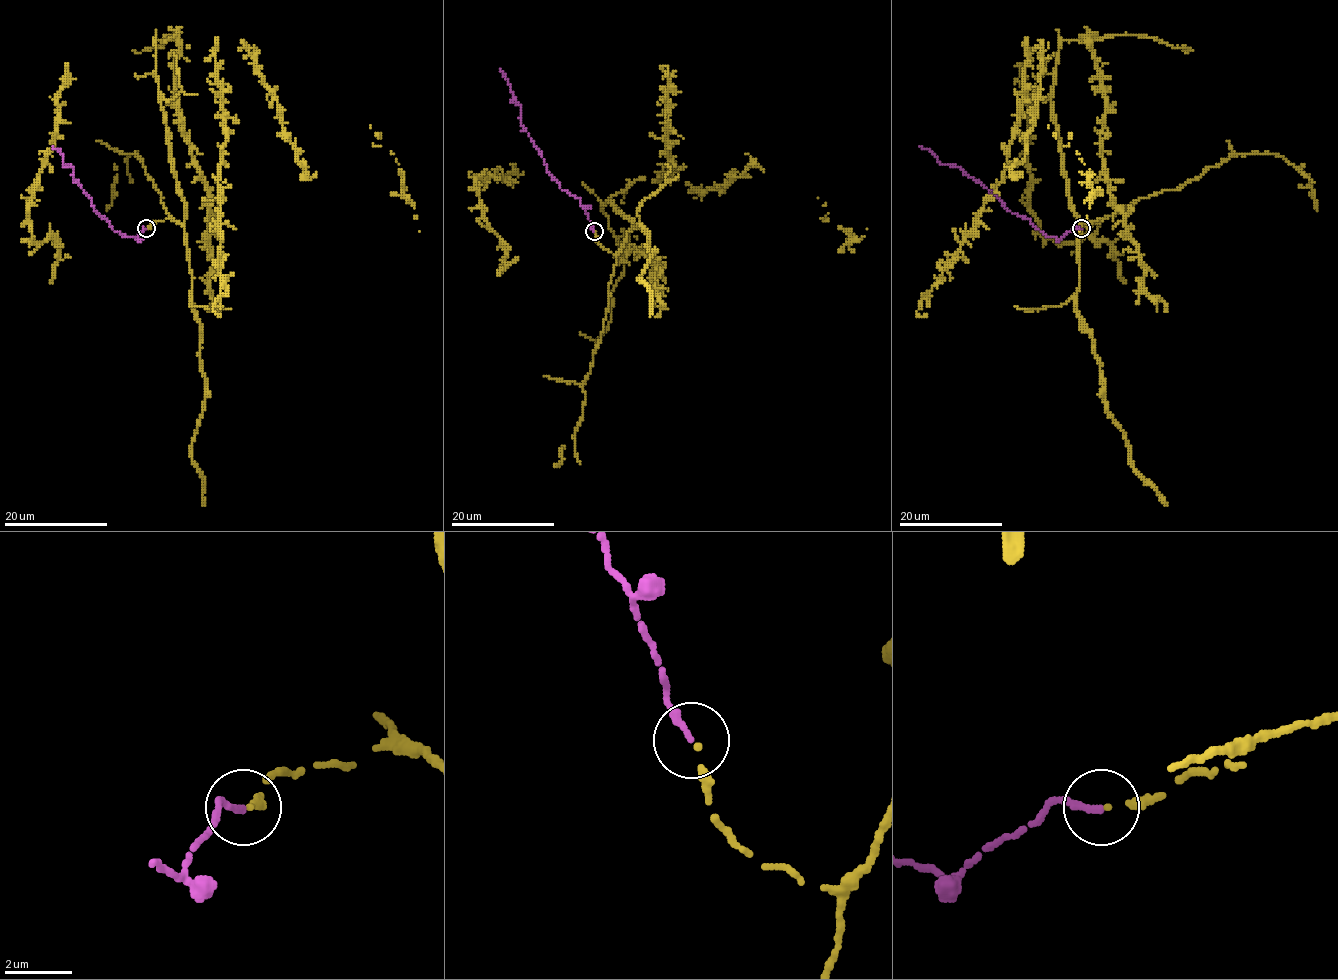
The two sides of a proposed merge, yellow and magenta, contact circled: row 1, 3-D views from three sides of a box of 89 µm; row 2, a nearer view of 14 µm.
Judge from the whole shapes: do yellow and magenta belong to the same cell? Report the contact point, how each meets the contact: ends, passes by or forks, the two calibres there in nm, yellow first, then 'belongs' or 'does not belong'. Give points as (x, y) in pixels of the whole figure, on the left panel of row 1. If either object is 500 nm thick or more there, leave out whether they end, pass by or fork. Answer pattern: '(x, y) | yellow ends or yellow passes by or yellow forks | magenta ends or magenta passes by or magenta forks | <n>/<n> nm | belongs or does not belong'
(146, 228) | yellow ends | magenta ends | 150/200 nm | belongs

